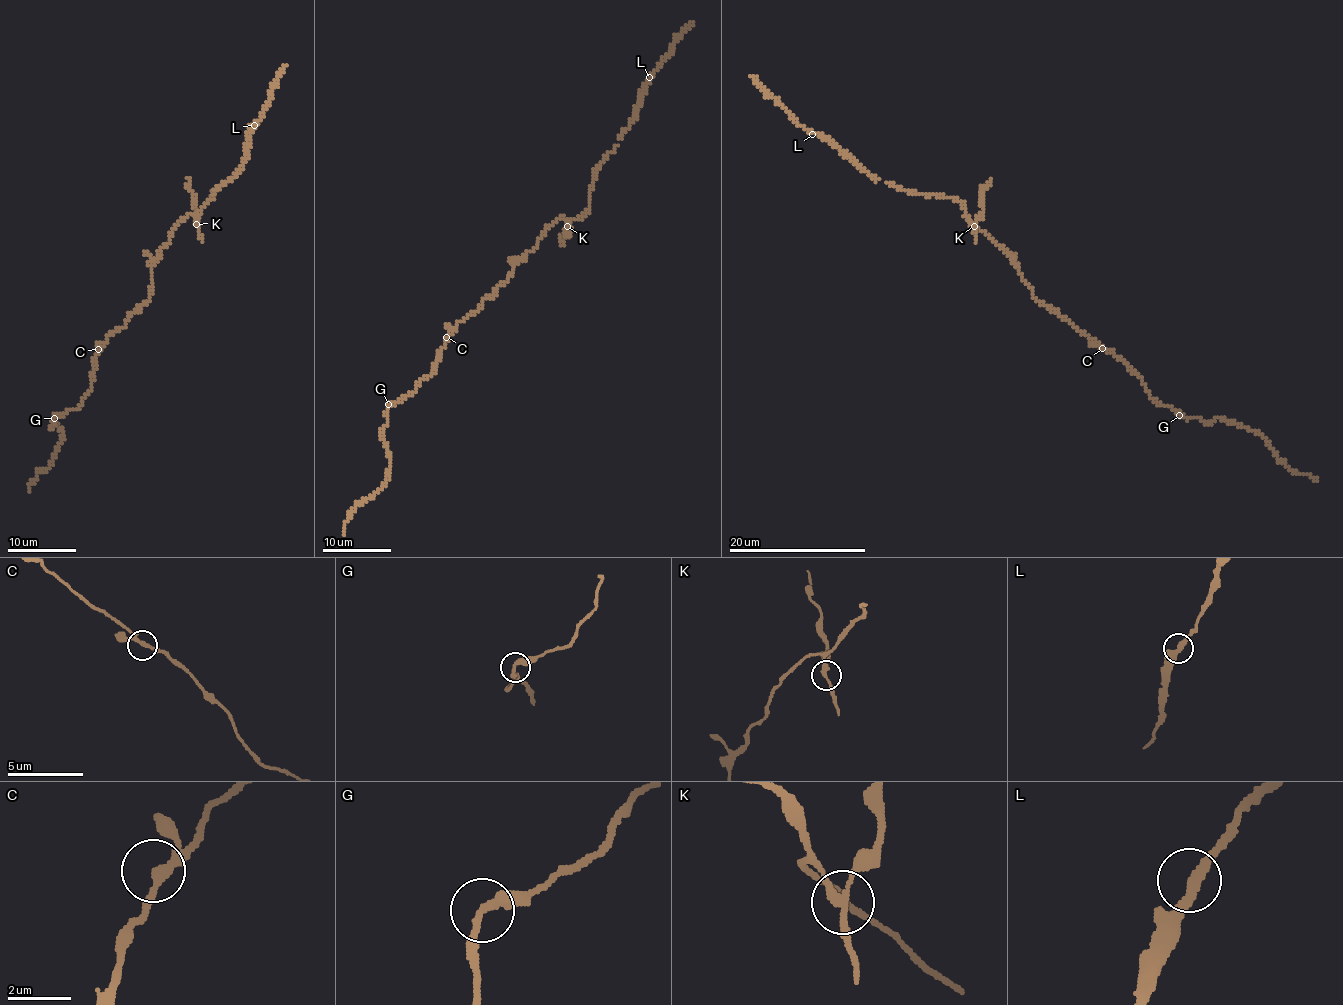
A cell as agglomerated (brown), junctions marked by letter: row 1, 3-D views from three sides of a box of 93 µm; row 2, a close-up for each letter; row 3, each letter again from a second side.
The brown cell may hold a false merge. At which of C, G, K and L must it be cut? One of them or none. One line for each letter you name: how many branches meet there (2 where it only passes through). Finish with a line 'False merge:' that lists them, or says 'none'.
K: branches 3
False merge: K

